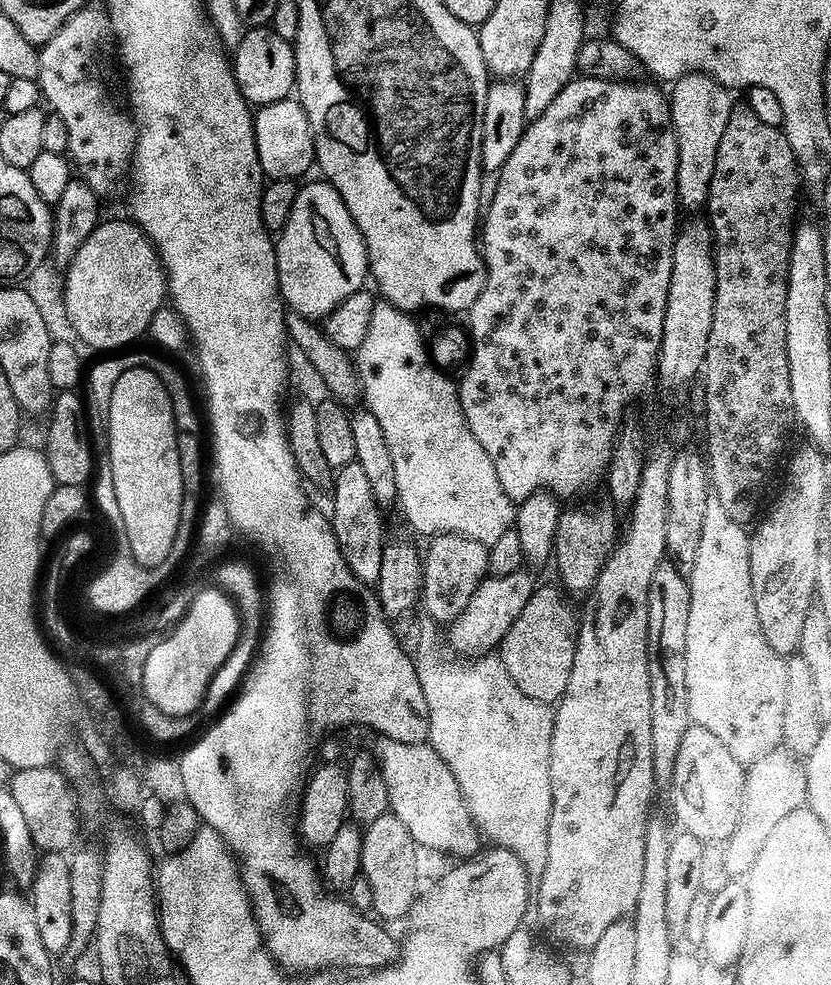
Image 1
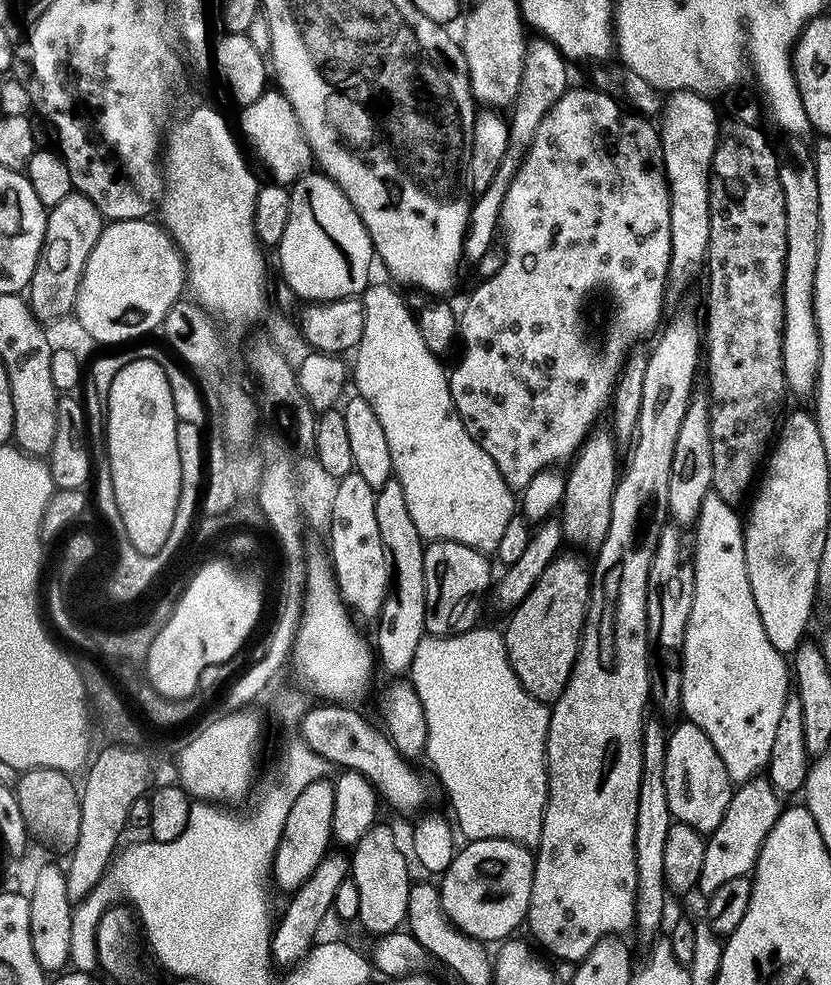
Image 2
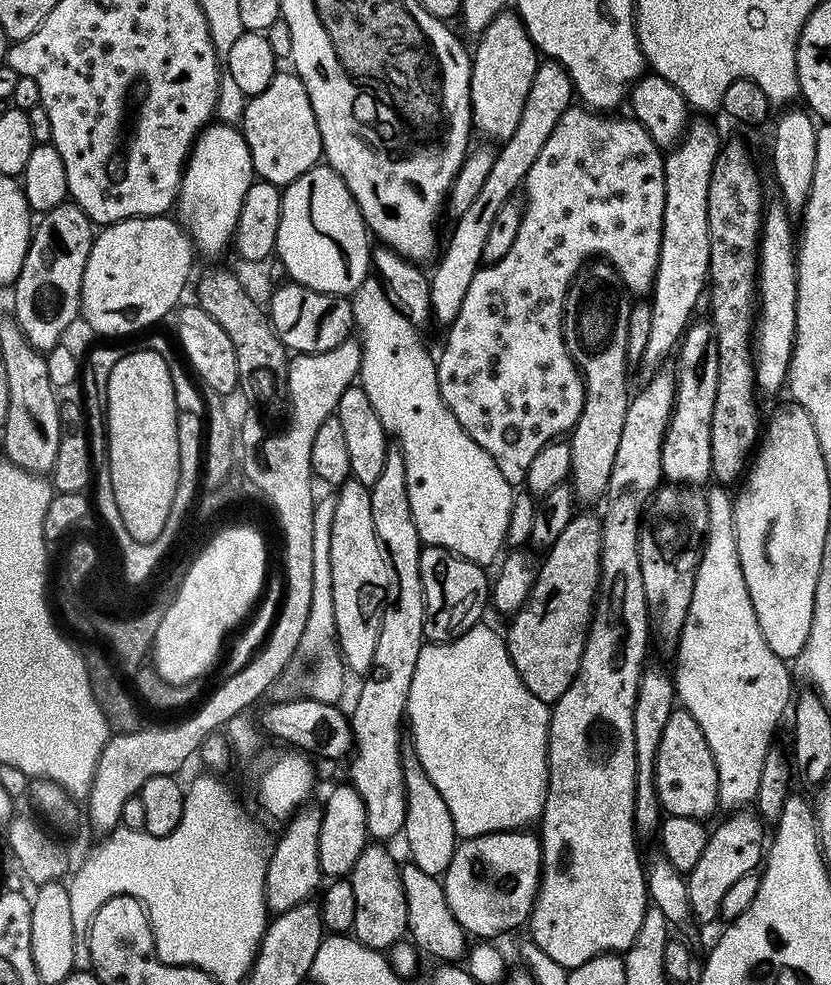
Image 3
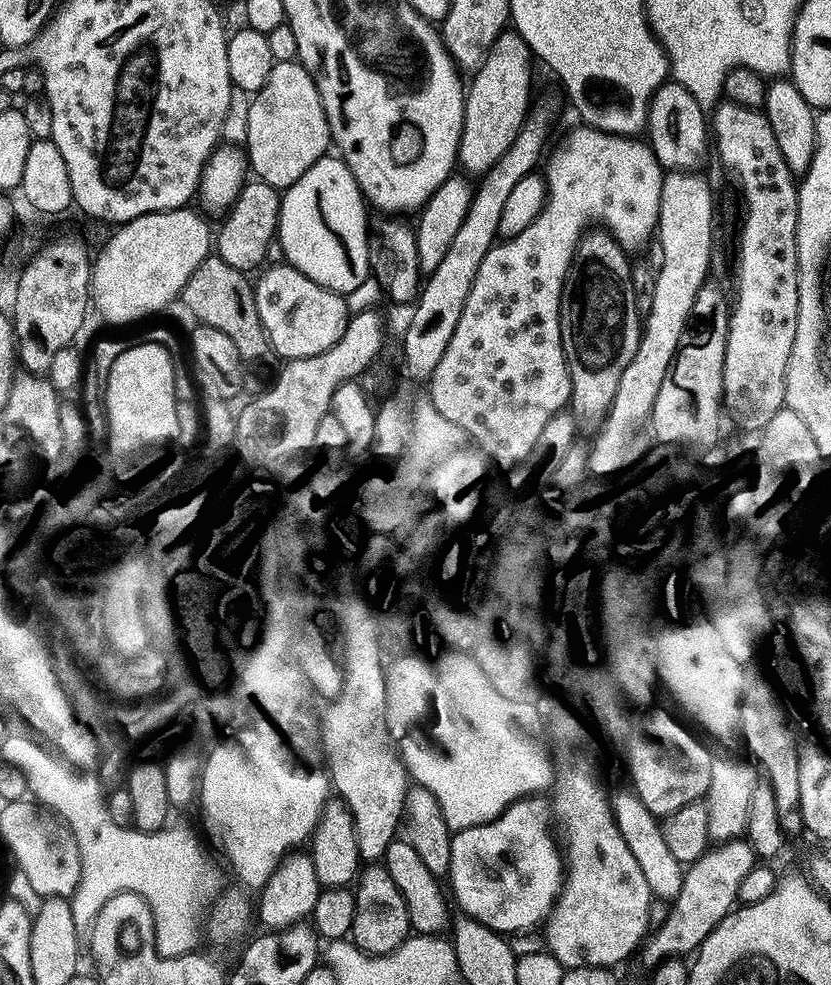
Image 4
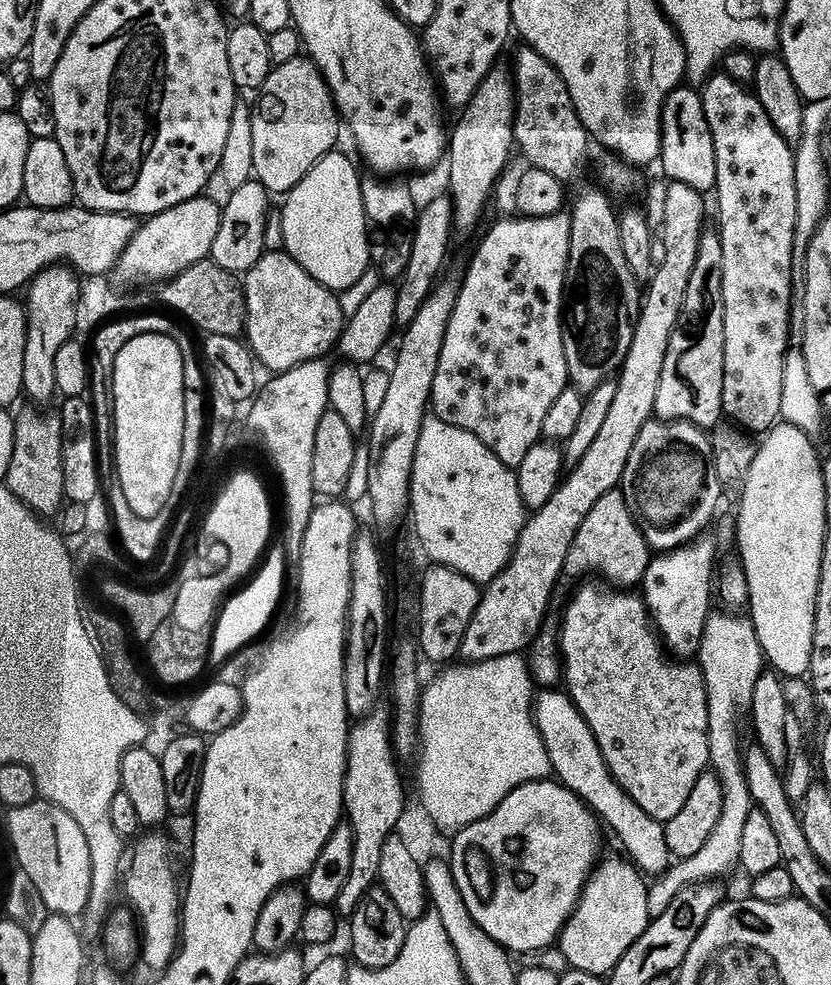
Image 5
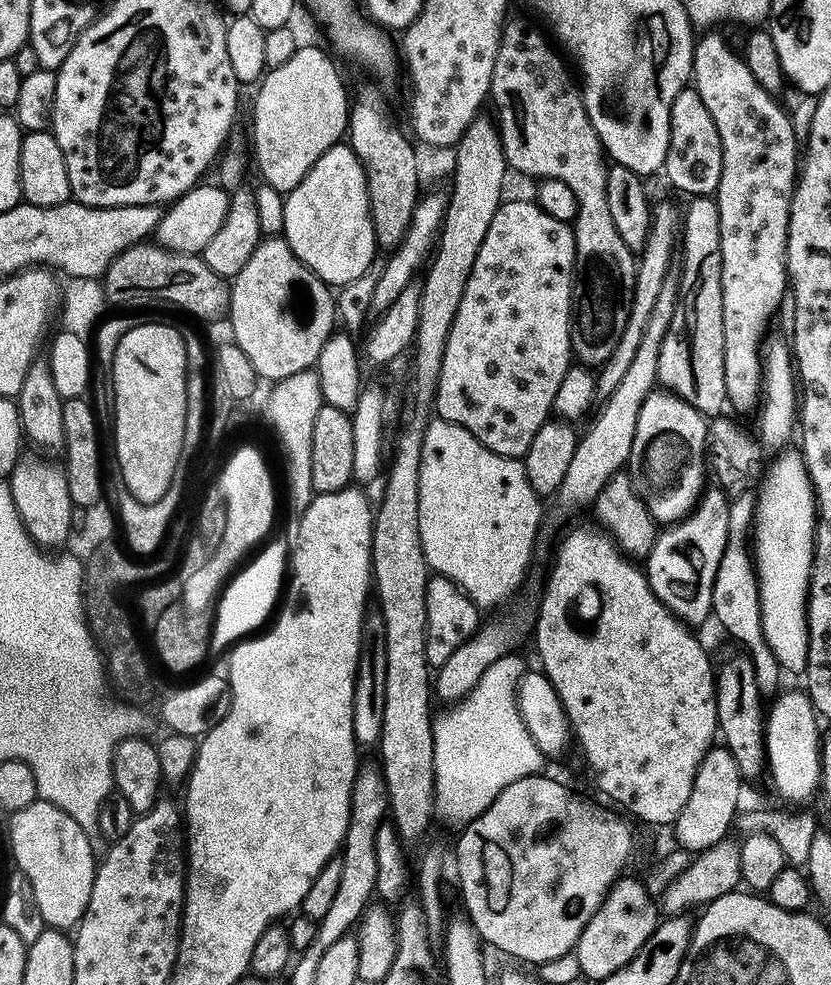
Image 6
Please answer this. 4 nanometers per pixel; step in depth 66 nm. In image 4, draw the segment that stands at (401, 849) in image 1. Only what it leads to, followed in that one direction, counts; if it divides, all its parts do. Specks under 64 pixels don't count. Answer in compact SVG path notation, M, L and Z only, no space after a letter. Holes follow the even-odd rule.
M380 864L367 865L359 875L357 886L350 933L352 943L370 956L386 956L395 952L410 935L407 905L401 892L389 872Z

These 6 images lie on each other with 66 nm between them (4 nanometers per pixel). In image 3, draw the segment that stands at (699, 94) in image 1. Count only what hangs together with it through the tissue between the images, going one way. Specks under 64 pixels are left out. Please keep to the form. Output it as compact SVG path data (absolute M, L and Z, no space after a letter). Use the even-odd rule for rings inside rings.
M698 118L693 119L688 127L684 129L684 136L675 148L671 149L664 157L664 189L666 190L666 202L664 203L664 213L662 214L662 246L660 247L660 261L658 262L658 270L656 271L656 282L652 286L650 293L650 303L652 306L653 325L650 326L650 338L646 345L644 354L643 367L648 367L648 370L656 370L661 367L660 364L668 356L668 351L675 349L679 345L690 321L693 319L692 311L696 308L696 303L700 300L700 295L705 295L706 285L708 283L708 263L710 262L710 238L708 237L708 199L710 198L710 174L714 170L714 162L718 158L722 147L722 139L716 133L716 128L711 124L711 119Z

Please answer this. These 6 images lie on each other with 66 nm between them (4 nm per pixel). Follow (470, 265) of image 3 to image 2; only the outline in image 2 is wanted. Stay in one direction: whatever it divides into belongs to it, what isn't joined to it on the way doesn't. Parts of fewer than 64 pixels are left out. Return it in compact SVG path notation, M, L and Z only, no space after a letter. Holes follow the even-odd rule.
M536 38L531 41L528 49L528 57L524 63L522 82L516 95L516 102L511 109L510 125L508 133L510 142L506 146L506 155L502 157L502 166L498 166L498 174L486 186L484 192L479 193L471 201L468 209L468 225L464 230L464 254L463 259L480 260L492 248L492 239L497 239L502 198L506 198L506 190L510 190L510 182L514 182L514 174L518 166L523 162L528 147L534 142L534 136L538 134L538 128L542 126L542 120L560 98L566 94L570 87L568 81L569 61L563 53L549 40Z

